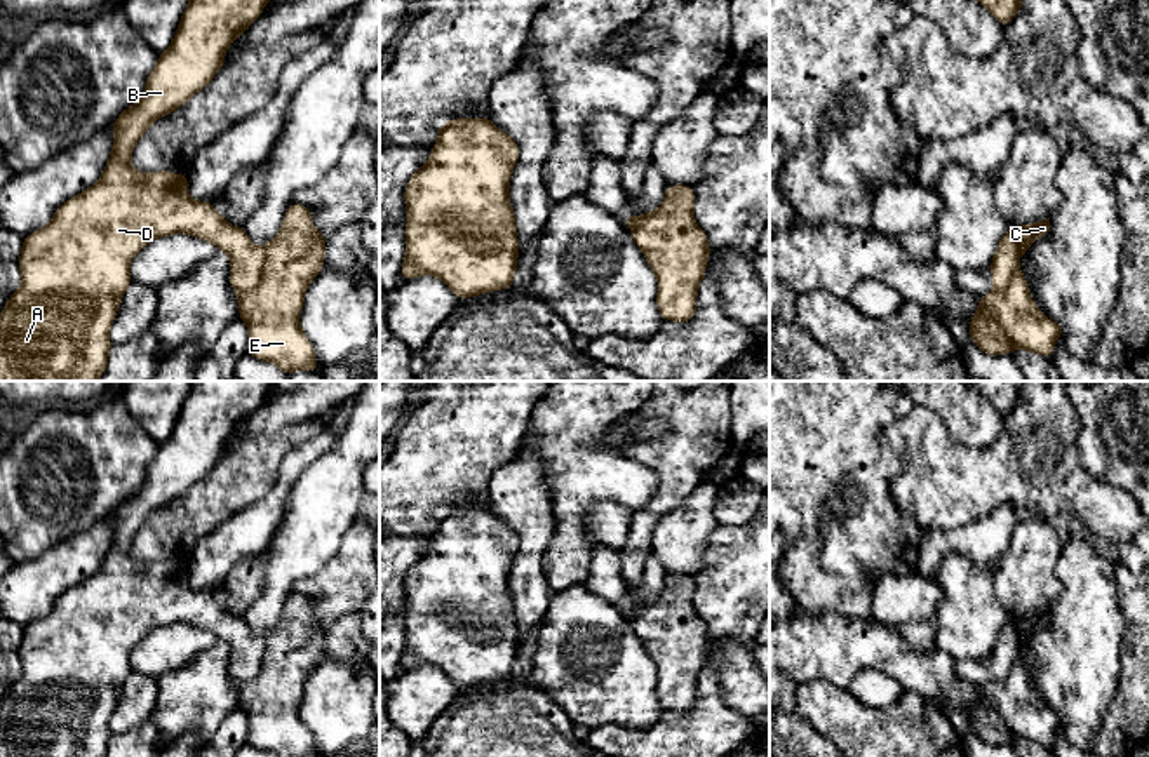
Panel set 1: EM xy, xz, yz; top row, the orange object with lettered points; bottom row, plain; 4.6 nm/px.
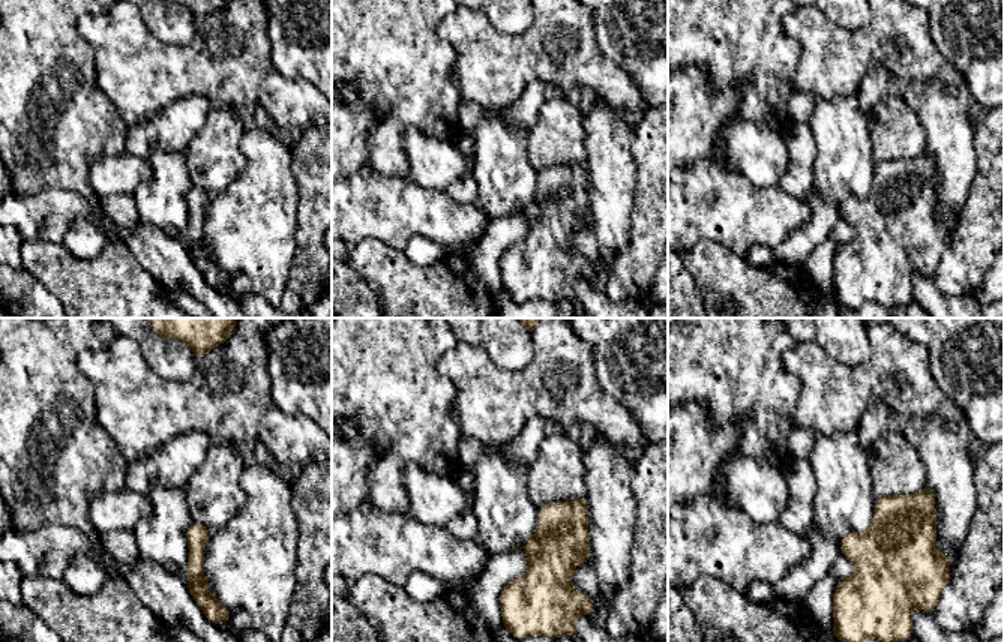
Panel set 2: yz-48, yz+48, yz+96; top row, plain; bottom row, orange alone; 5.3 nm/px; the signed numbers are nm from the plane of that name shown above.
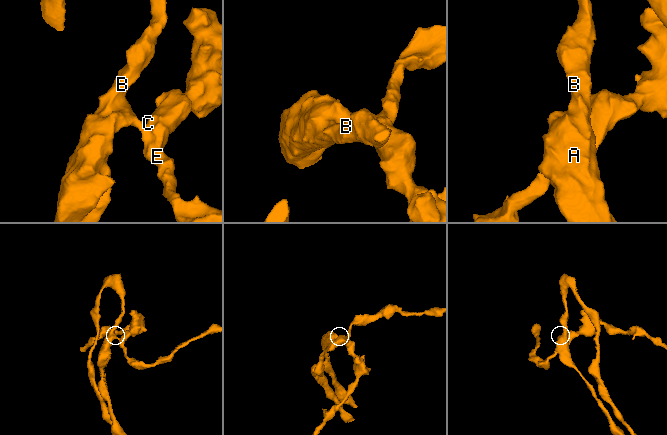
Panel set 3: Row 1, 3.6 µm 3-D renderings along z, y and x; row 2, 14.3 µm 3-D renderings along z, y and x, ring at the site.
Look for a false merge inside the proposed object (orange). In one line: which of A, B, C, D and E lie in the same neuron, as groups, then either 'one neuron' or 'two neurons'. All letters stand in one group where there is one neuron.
A B D / C E | two neurons

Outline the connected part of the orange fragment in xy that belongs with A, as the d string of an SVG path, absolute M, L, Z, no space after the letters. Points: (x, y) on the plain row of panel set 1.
M272 381L190 383L176 426L169 439L158 444L141 487L111 513L113 536L101 567L91 578L59 595L45 618L24 626L19 646L21 675L0 703L0 757L108 757L110 717L127 677L132 673L129 656L134 646L155 628L188 623L214 633L218 640L225 640L230 646L230 675L237 684L249 682L261 673L265 639L254 635L244 618L232 616L216 602L212 592L192 590L186 566L167 560L144 564L131 553L132 539L150 515L181 498L211 473L212 466L225 456L226 439L259 407L272 390Z

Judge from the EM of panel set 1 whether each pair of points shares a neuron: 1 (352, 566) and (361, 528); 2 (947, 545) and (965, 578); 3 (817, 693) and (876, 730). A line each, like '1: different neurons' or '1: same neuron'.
1: same neuron
2: different neurons
3: same neuron

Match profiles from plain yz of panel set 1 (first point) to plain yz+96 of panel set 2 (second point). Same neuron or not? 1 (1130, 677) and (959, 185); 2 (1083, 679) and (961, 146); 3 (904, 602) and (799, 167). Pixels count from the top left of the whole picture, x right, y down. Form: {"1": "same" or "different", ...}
{"1": "different", "2": "same", "3": "different"}

